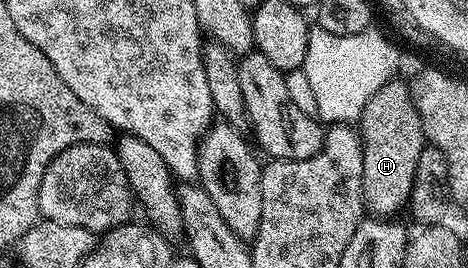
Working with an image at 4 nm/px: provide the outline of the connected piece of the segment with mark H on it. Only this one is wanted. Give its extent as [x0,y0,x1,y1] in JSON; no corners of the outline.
[360,76,428,220]

